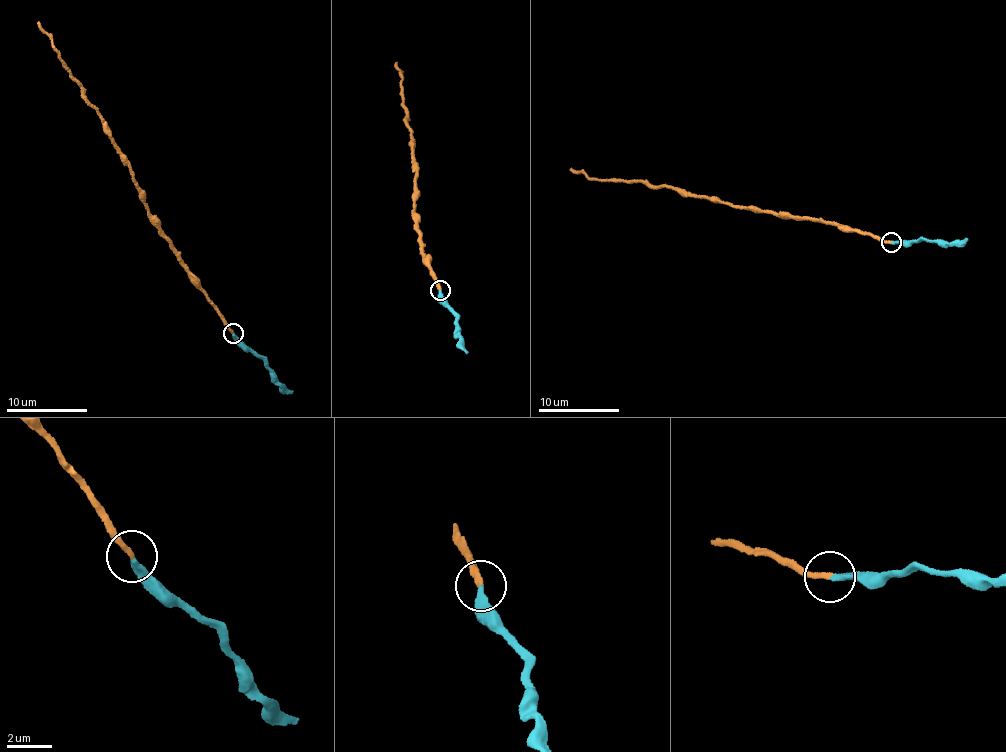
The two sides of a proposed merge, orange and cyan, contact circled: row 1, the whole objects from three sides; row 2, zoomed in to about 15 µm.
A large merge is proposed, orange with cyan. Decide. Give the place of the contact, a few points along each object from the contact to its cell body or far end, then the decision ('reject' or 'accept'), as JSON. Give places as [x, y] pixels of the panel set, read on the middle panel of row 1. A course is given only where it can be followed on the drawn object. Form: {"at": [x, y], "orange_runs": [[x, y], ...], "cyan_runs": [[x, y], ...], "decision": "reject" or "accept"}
{"at": [440, 290], "orange_runs": [[441, 290], [430, 257], [422, 253], [413, 210], [417, 169], [395, 62]], "cyan_runs": [[441, 290], [441, 301], [456, 318], [456, 334], [466, 353]], "decision": "accept"}

